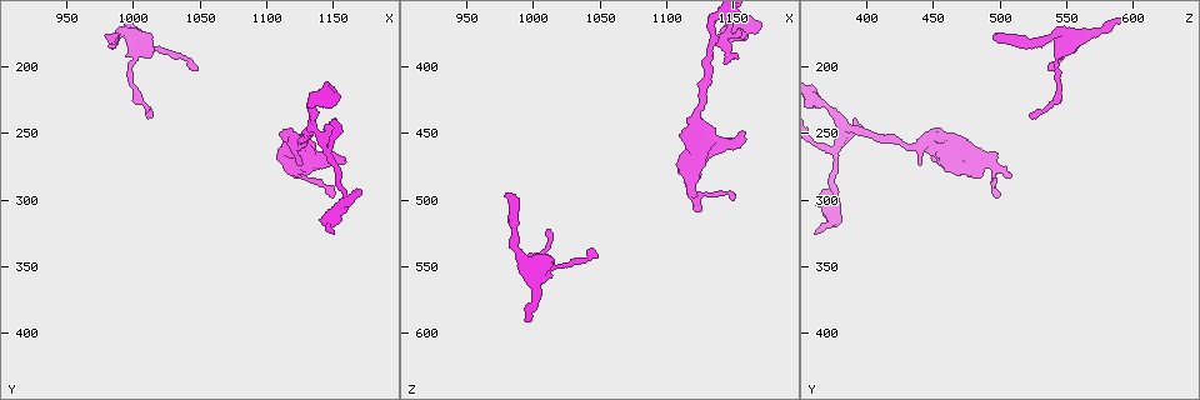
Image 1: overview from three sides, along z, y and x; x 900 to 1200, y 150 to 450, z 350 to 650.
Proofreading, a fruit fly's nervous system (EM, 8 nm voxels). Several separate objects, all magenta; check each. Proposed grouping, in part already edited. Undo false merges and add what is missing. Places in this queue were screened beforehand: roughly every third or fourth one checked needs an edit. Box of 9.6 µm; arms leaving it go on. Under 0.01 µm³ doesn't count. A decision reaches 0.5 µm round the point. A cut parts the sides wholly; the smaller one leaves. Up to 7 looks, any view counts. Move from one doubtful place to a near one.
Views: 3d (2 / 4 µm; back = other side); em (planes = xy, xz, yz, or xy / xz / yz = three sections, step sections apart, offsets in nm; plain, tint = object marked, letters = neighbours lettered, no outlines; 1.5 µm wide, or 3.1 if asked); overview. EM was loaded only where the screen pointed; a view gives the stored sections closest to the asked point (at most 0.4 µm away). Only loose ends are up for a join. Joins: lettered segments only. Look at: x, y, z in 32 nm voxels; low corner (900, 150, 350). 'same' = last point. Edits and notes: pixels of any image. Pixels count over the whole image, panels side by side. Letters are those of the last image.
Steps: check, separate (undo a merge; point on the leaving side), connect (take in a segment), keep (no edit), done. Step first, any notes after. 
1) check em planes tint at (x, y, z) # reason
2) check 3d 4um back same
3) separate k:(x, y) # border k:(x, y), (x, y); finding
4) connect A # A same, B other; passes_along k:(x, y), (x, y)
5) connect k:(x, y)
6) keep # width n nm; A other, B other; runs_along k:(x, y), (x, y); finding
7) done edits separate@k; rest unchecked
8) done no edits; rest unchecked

check em planes tint at (1012, 238, 522) # tapers out

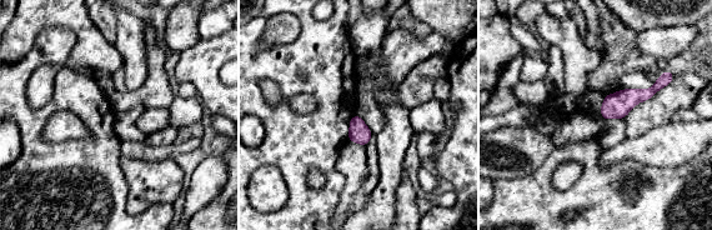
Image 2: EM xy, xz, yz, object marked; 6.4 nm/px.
check em planes letters same

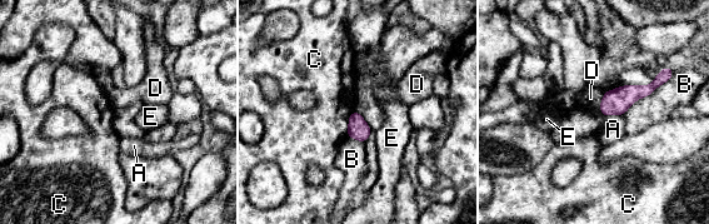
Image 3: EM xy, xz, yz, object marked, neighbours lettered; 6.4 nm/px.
keep # A other, B other, C other, D other, E other; no lettered segment goes on from it

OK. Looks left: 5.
check 3d 4um at (1124, 256, 440) # sudden change in width

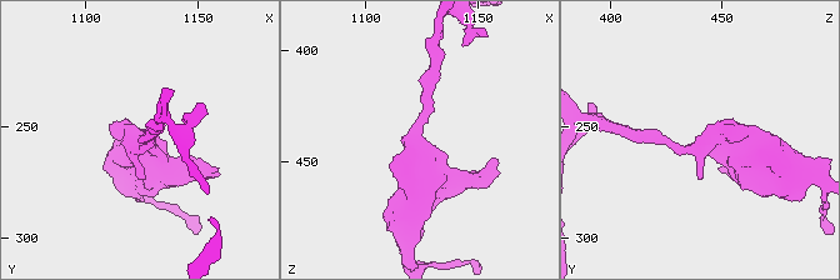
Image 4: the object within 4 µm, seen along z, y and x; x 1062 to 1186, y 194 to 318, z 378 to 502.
check em xz step 4 tint at (1123, 258, 442) # need the tissue

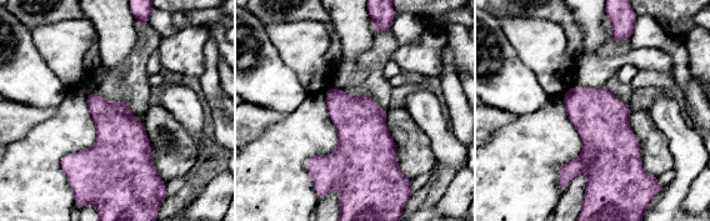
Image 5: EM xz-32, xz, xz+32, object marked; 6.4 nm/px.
check em planes letters same # cut it another way

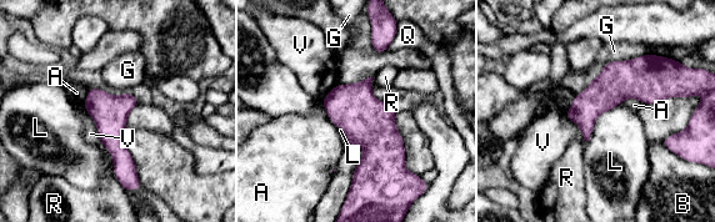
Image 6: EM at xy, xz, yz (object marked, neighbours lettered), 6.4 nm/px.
keep # A other, B other, G other, L other, Q other, R other, V other; runs_along 6:(90, 91), (110, 115), (130, 183); all the same neuron

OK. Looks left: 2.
check em planes letters at (1146, 260, 374) # abrupt turn

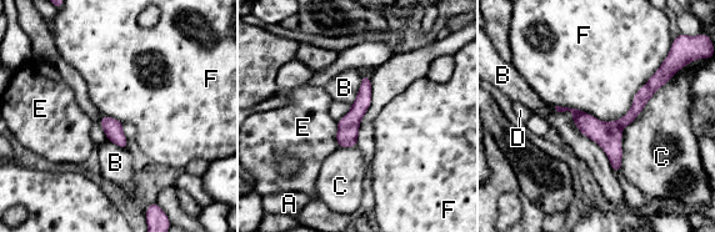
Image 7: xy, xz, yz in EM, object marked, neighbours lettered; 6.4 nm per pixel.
keep # width 120 nm; A other, B other, C other, D other, E other, F other; runs_along 7:(659, 74), (614, 131), (615, 167); continuous, no second neuron

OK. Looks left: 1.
done no edits; rest unchecked

